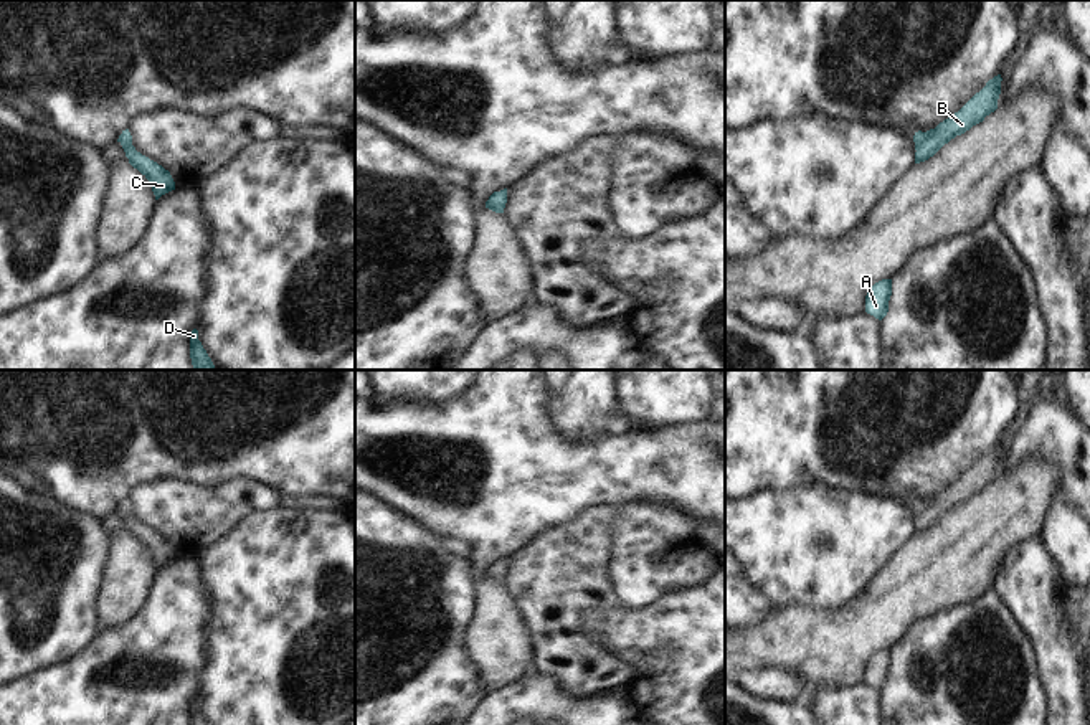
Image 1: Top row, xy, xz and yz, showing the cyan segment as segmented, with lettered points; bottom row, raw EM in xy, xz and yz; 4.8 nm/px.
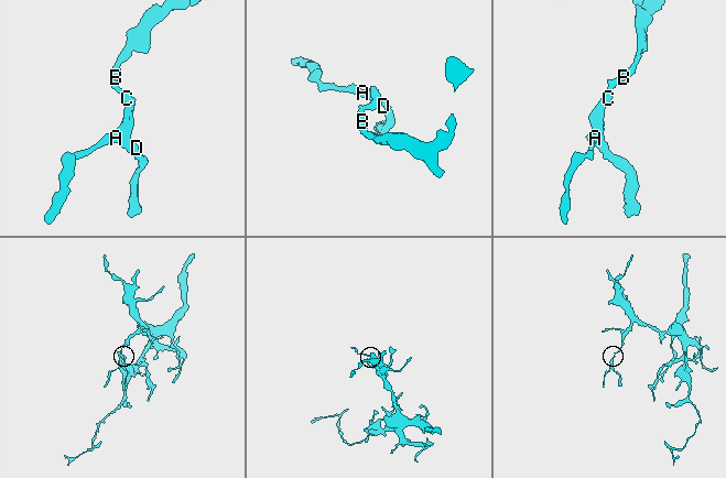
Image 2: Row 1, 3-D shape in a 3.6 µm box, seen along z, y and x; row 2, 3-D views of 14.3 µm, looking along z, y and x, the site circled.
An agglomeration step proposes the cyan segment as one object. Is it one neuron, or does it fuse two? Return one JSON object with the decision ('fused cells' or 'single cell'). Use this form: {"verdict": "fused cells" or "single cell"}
{"verdict": "single cell"}

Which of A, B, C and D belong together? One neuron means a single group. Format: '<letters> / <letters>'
A B C D

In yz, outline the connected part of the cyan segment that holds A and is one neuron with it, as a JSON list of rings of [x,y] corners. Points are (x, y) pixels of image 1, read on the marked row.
[[[892,279],[875,282],[865,296],[865,312],[882,320],[889,312]]]

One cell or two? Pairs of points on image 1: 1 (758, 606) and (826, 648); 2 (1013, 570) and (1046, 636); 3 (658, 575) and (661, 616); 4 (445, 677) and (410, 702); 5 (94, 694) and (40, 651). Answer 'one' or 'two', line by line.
1: two
2: one
3: two
4: one
5: two

